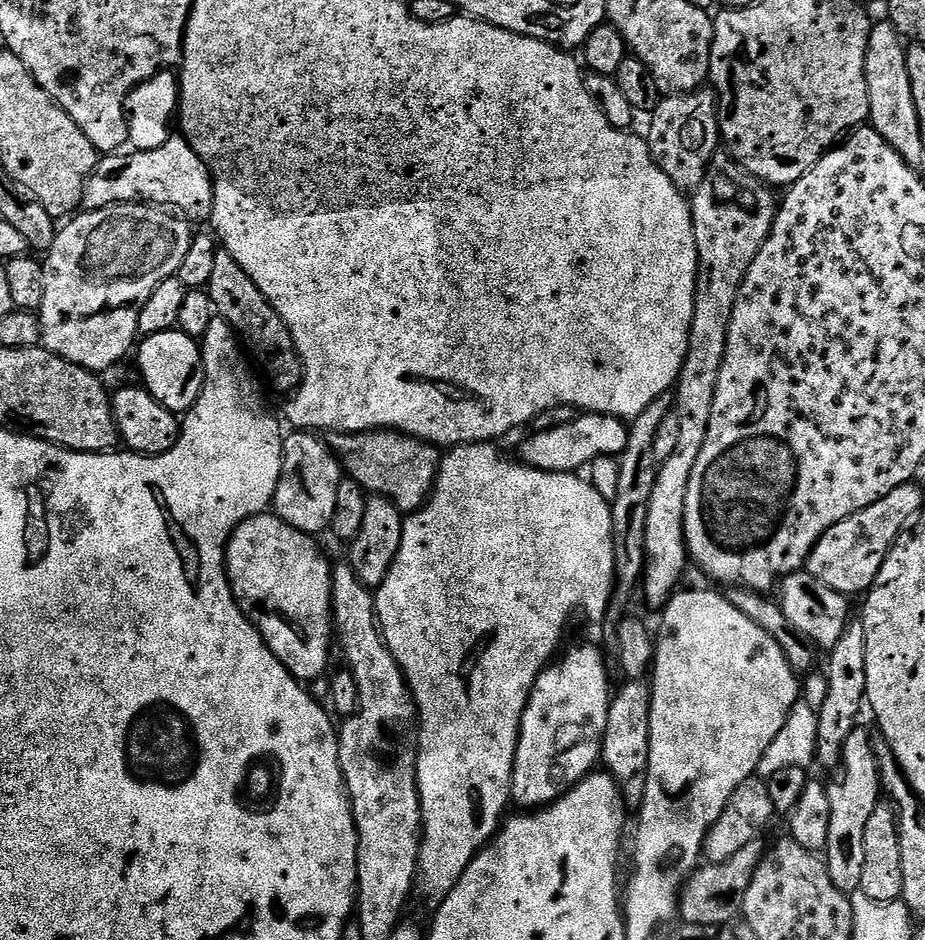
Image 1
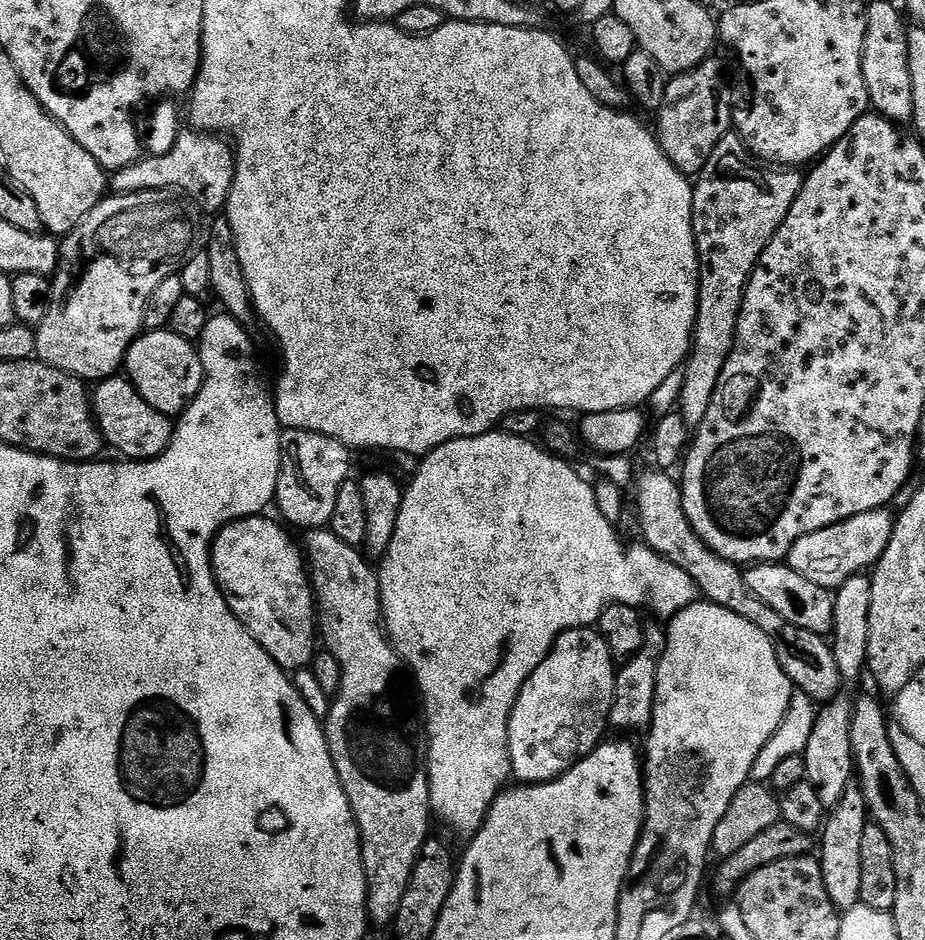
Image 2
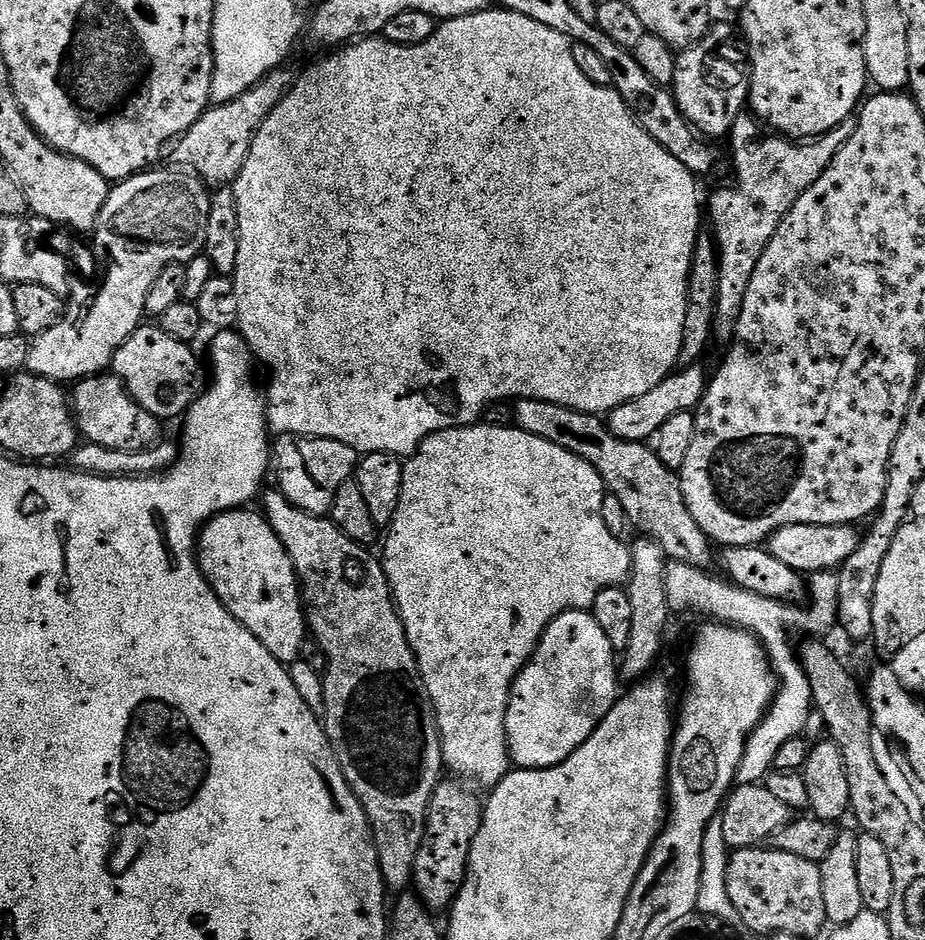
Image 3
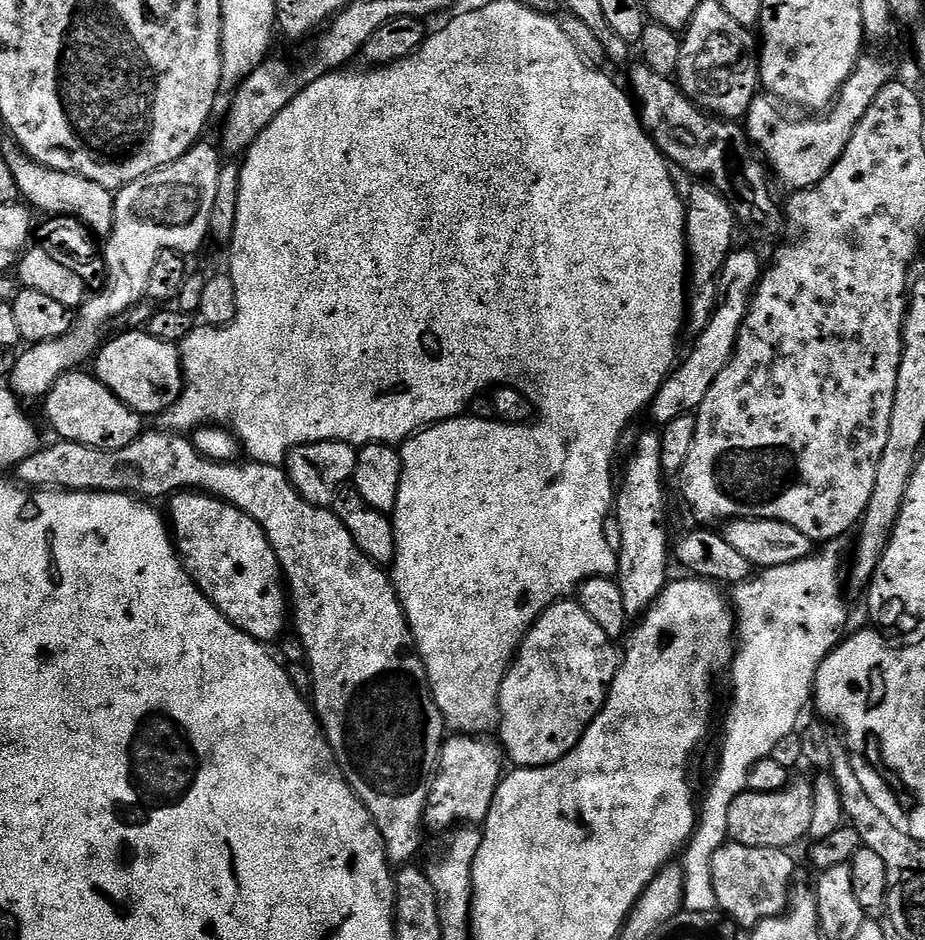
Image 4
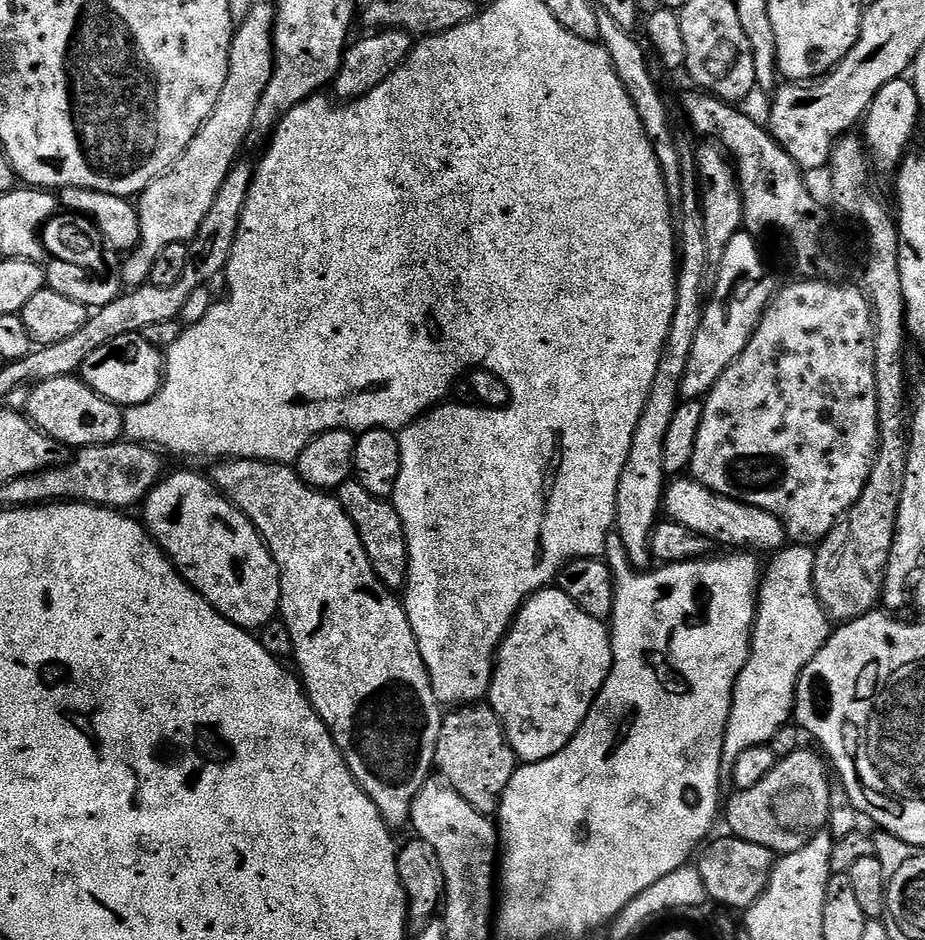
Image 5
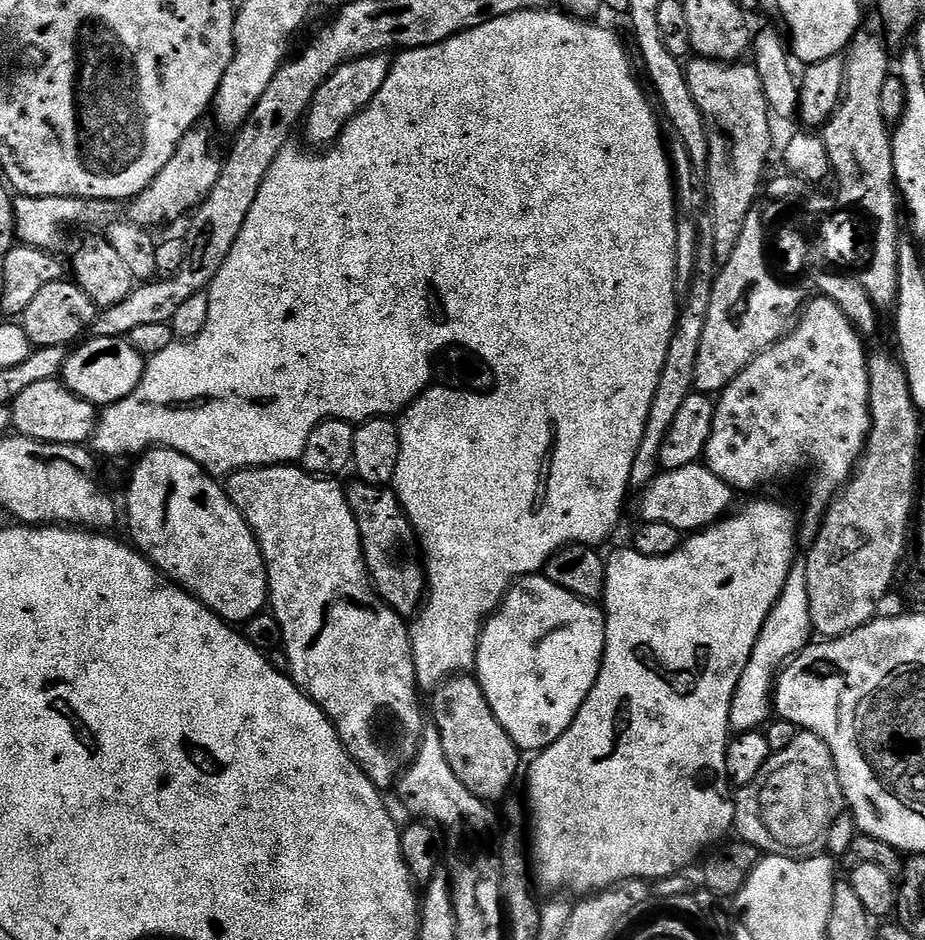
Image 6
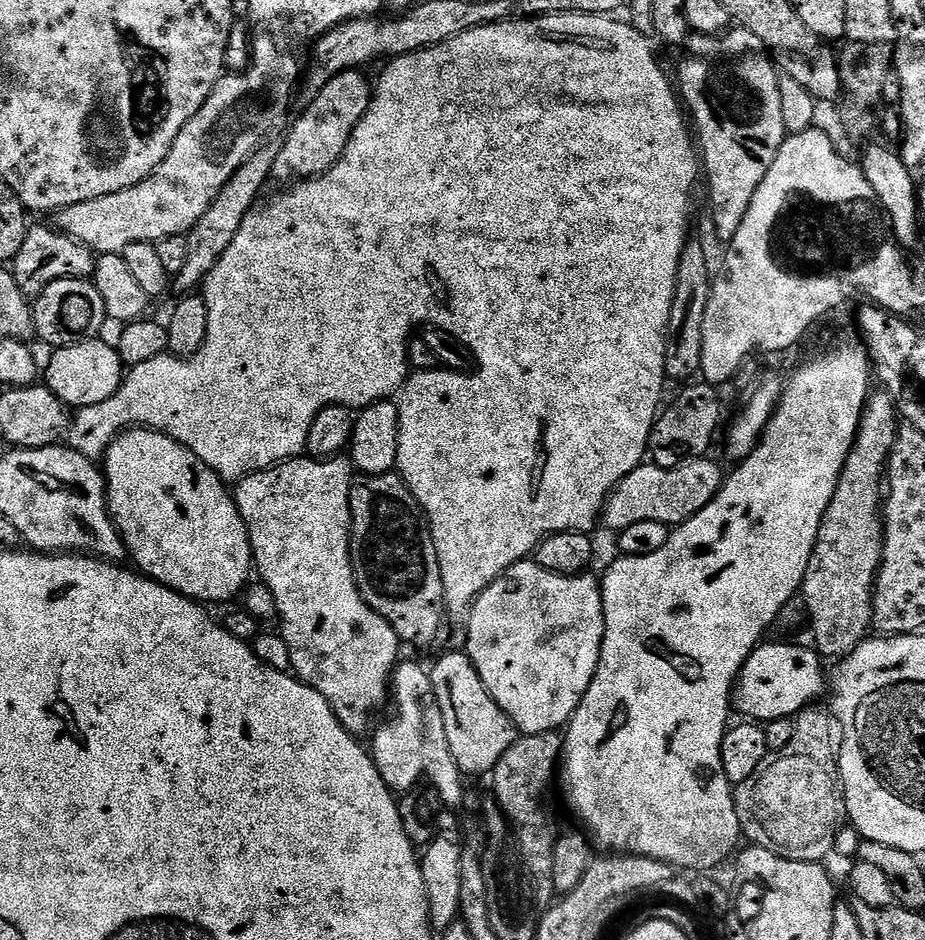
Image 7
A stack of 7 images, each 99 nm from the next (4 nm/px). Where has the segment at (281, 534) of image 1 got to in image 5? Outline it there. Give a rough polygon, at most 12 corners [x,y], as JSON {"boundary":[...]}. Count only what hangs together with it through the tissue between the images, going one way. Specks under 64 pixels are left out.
{"boundary":[[207,475],[156,481],[142,523],[218,614],[261,630],[280,571]]}

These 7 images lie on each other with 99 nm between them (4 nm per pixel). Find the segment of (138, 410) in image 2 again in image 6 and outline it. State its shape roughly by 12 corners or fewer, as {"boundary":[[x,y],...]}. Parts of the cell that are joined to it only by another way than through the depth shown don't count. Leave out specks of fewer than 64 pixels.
{"boundary":[[59,379],[10,405],[11,427],[43,444],[87,445],[97,405]]}

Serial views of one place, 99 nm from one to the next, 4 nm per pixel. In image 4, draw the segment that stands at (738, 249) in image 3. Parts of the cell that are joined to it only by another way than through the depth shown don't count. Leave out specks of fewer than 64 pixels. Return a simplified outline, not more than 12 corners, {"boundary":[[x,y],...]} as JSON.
{"boundary":[[861,55],[823,114],[758,94],[743,126],[773,177],[812,188],[893,83]]}

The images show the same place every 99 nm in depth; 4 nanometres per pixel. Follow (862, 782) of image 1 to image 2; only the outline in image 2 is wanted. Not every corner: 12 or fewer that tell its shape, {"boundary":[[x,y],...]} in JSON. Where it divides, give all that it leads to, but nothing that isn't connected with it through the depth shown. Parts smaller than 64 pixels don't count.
{"boundary":[[859,787],[827,813],[818,836],[826,894],[841,913],[860,903],[862,830]]}

